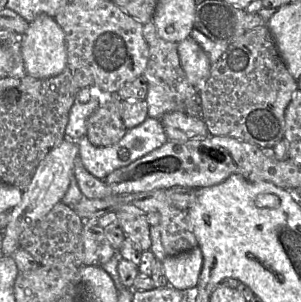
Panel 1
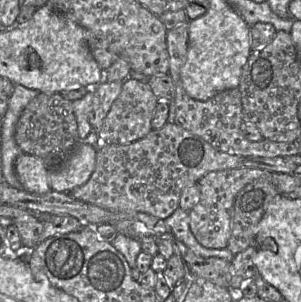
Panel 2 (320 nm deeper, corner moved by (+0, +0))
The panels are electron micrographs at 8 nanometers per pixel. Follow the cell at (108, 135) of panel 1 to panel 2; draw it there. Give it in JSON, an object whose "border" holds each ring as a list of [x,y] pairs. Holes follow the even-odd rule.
{"border":[[[132,77],[125,79],[119,96],[113,102],[97,132],[100,144],[124,145],[145,137],[152,130],[152,119],[158,102],[147,81]]]}

